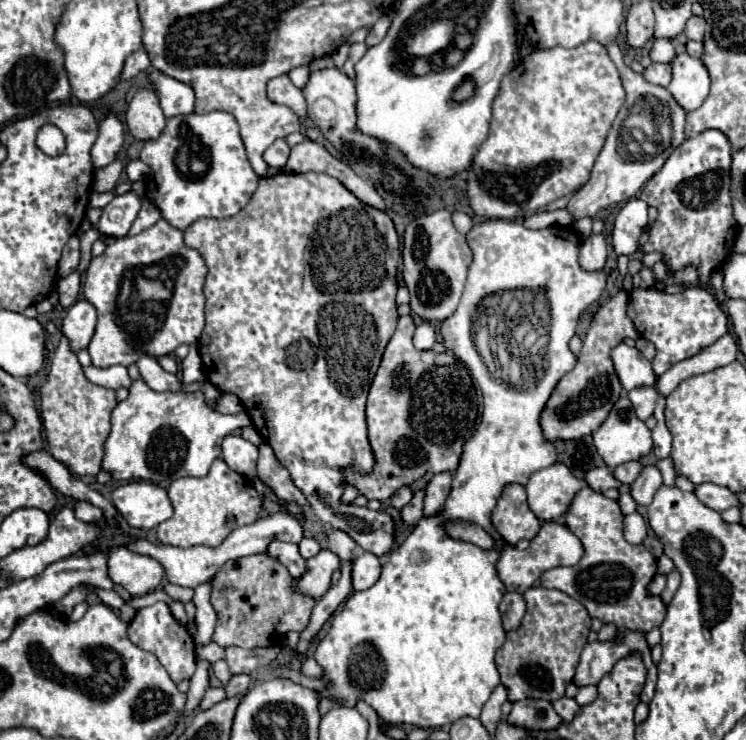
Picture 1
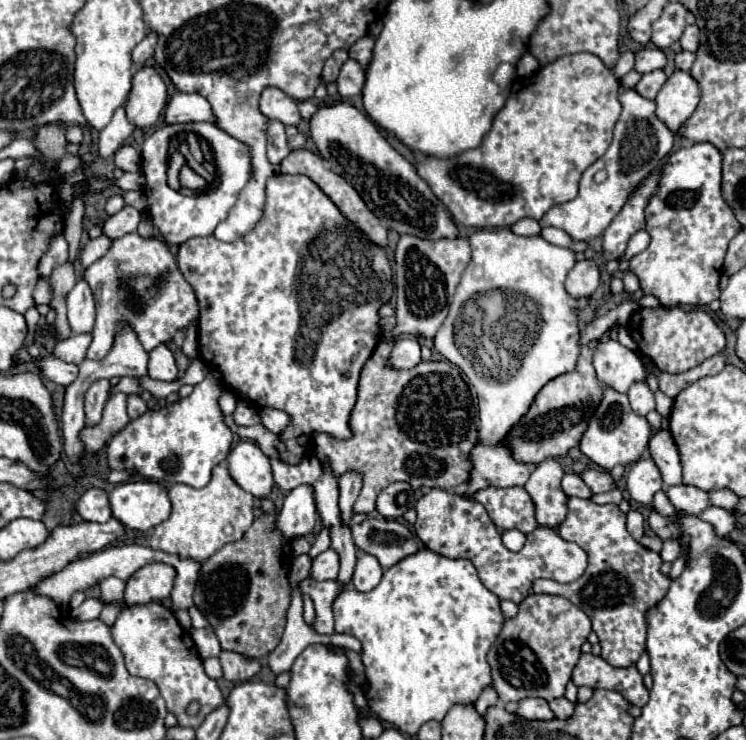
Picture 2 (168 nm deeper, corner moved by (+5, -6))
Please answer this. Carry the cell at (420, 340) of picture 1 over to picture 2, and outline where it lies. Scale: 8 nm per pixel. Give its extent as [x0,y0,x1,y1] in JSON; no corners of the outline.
[389,337,421,369]

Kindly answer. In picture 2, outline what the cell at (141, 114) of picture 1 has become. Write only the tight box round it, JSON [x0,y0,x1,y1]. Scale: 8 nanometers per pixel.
[127,67,169,127]

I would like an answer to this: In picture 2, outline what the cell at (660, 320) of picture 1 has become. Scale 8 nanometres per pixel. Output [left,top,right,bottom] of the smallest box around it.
[627,309,725,373]

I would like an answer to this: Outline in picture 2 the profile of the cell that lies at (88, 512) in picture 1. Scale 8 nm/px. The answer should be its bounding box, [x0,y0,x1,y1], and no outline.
[77,487,113,523]

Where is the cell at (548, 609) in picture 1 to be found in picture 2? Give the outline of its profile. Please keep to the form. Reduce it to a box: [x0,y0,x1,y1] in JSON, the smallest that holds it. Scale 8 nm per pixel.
[487,595,589,703]

